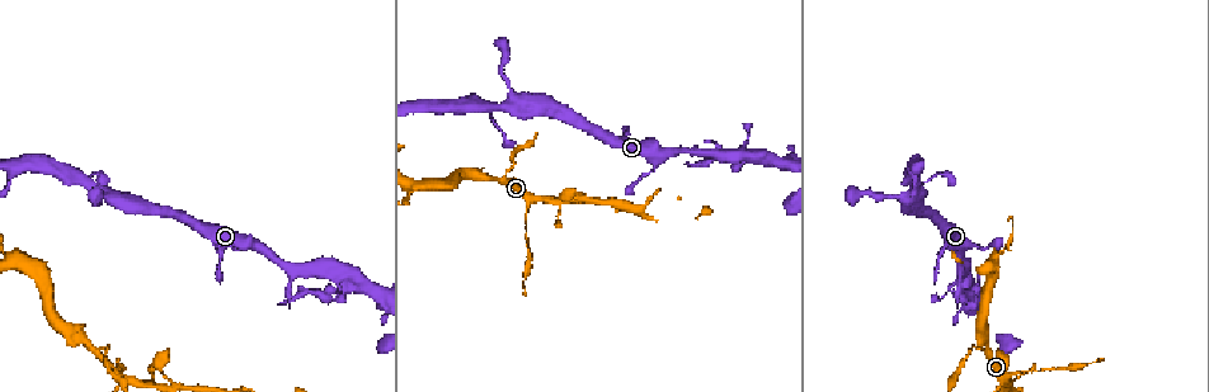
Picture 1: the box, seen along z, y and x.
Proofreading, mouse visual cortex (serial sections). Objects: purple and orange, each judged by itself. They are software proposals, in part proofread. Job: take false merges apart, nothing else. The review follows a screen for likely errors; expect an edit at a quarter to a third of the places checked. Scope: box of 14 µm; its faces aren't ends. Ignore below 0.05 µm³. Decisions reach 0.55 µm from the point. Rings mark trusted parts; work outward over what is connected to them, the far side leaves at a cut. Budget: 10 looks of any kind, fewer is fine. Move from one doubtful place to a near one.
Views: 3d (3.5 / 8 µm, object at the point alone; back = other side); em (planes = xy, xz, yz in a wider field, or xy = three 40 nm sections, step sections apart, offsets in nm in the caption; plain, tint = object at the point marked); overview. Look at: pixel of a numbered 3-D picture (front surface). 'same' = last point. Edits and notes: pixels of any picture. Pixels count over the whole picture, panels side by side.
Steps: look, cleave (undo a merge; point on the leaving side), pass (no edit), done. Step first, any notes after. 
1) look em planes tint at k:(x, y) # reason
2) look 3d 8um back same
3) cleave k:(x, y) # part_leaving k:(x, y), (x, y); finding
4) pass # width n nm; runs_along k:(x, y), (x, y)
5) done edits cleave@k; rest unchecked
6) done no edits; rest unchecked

look 3d 3.5um at 1:(976, 347) # abrupt turn

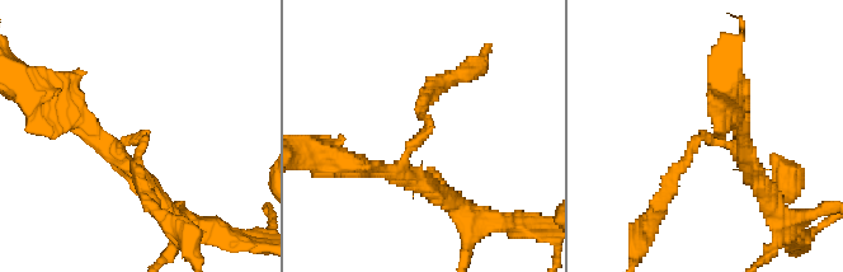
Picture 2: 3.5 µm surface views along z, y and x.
look em xy step 1 plain at 2:(700, 137)

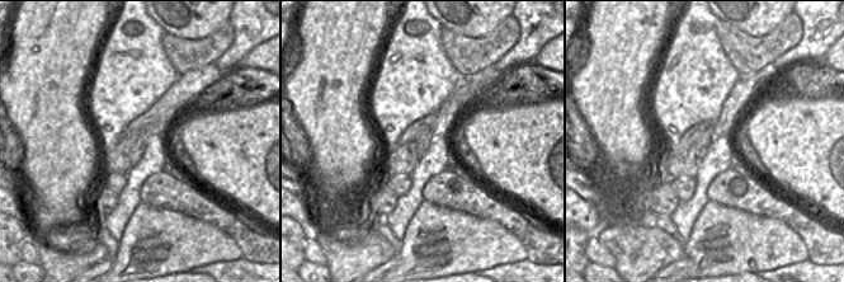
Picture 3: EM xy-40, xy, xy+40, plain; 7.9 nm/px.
look em xy step 1 tint same # where the object lies

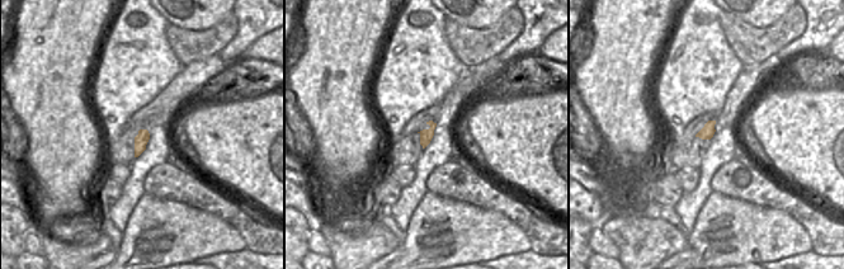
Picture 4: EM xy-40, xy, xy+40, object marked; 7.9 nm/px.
cleave 2:(672, 174) # arm_widths 150, 250 nm; part_leaving 2:(698, 137), (644, 231); a second cell is stuck on

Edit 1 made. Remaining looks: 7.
look 3d 3.5um at 1:(417, 186) # a fork

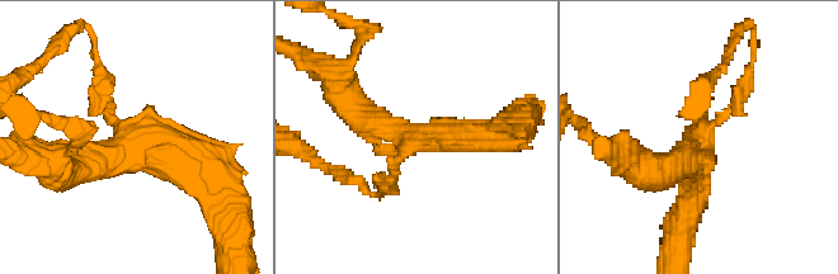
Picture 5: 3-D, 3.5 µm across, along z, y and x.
look em xy step 2 tint at 5:(138, 147) # arms 3; arm_widths 150, 350, 400 nm; need the tissue

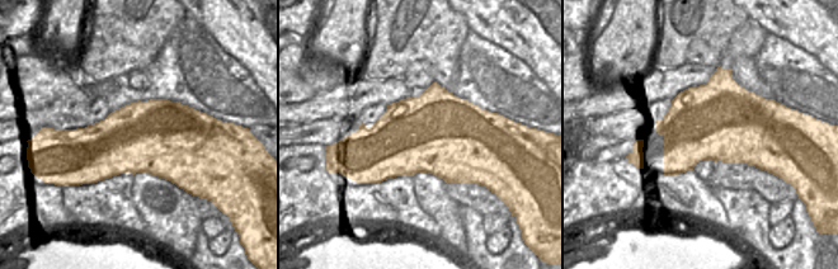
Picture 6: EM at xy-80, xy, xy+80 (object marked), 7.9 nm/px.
pass # one cell here

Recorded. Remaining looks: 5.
look 3d 8um at 1:(974, 244) # thick turns thin

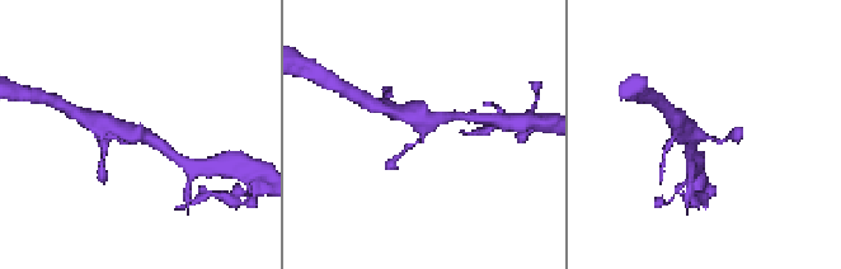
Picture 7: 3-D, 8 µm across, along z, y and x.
look em xy step 5 tint at 7:(420, 137) # shape alone is not enough

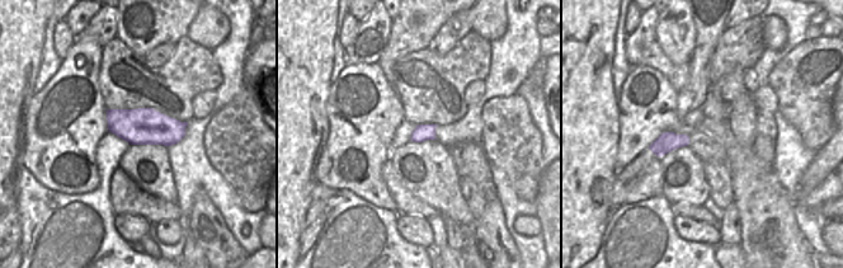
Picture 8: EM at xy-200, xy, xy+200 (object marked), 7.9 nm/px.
pass # runs_along 7:(407, 114), (422, 138), (396, 157); one cell here

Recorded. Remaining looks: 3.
look 3d 3.5um at 1:(961, 298) # a narrow waist

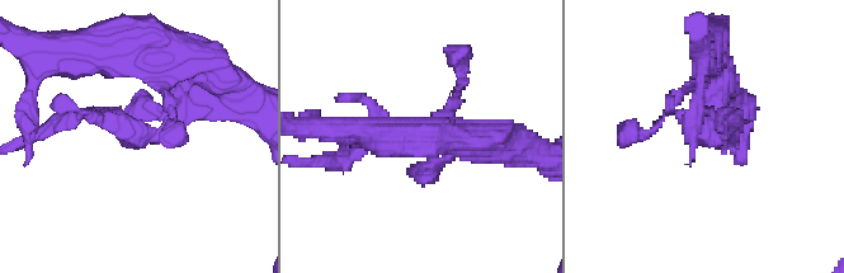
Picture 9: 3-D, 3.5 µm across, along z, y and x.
look em xy step 3 tint at 9:(155, 135) # shape alone is not enough

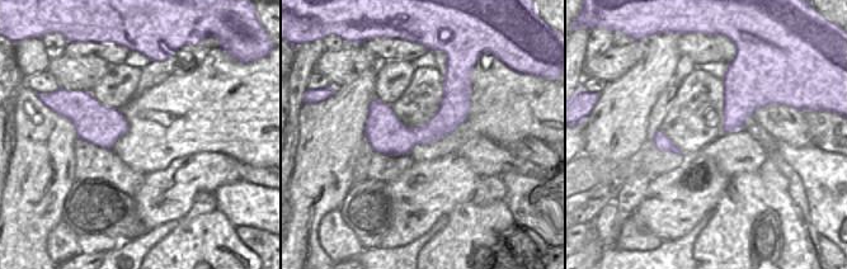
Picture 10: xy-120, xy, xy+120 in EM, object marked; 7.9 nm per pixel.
pass # width 280 nm; runs_along 10:(462, 79), (427, 133), (375, 146); one cell here

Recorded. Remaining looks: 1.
done edits cleave@2; rest unchecked

